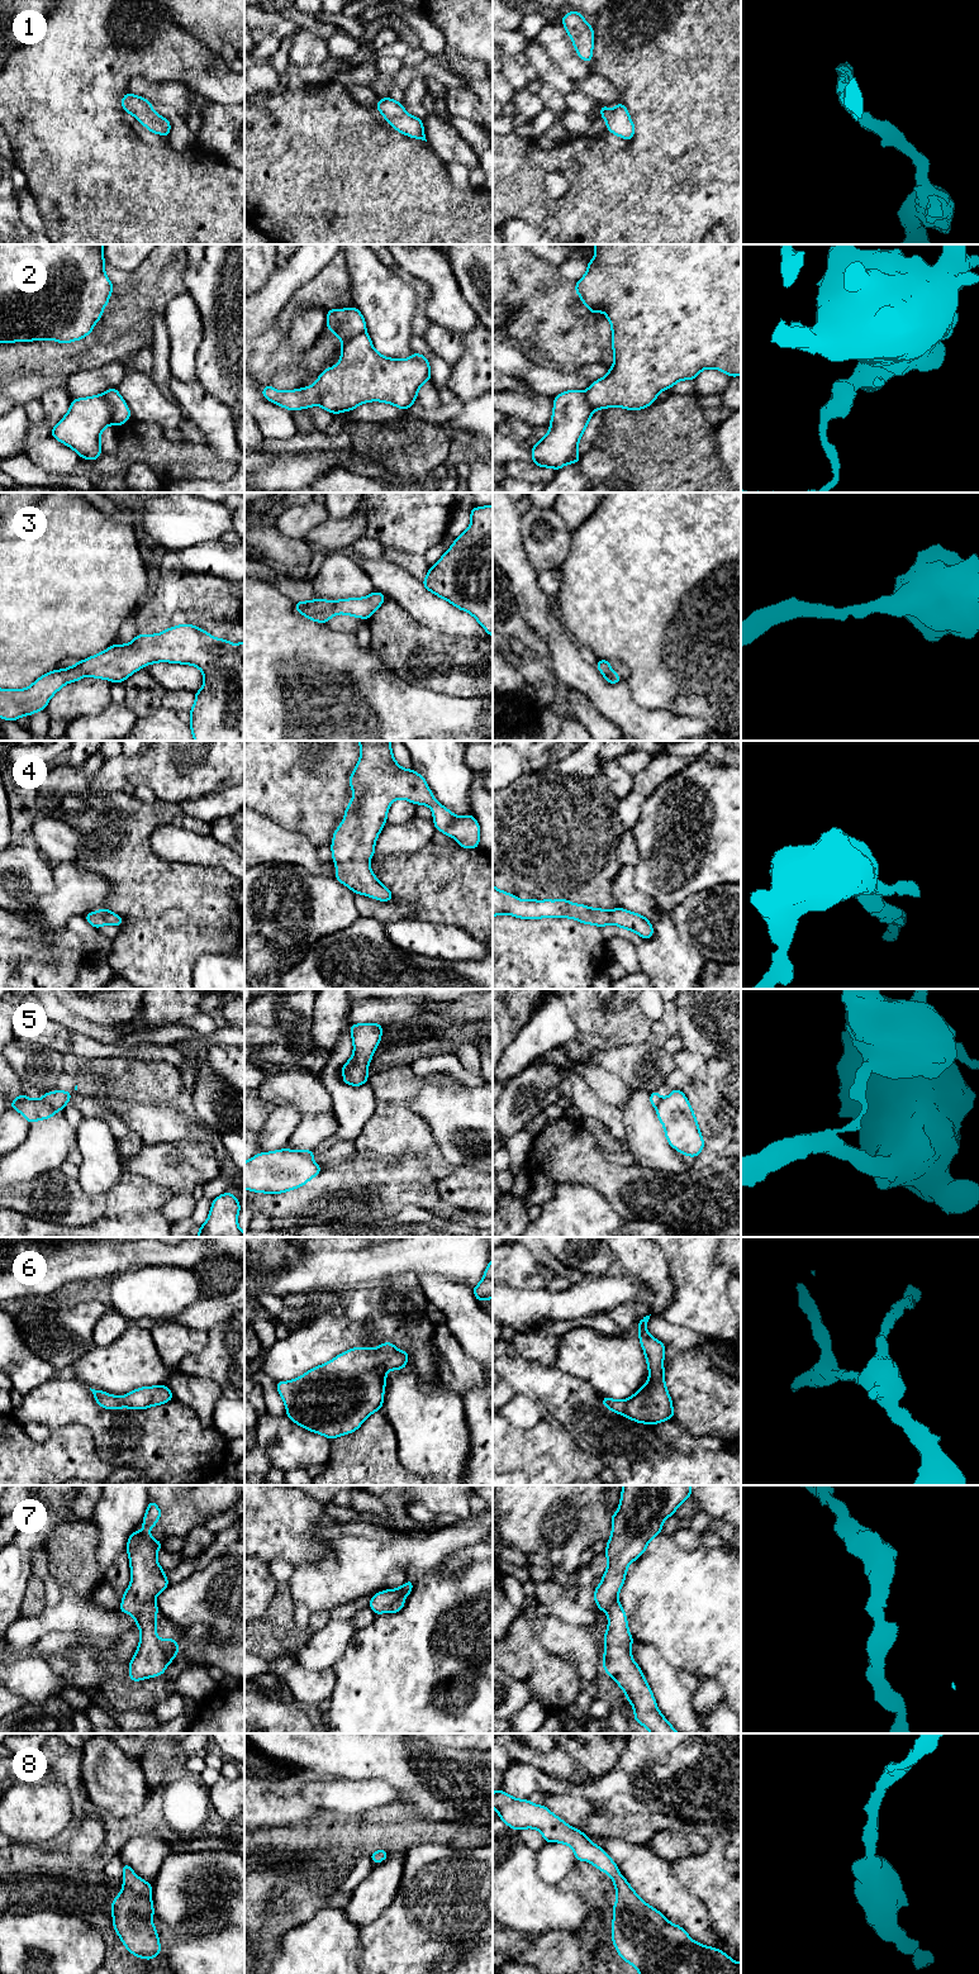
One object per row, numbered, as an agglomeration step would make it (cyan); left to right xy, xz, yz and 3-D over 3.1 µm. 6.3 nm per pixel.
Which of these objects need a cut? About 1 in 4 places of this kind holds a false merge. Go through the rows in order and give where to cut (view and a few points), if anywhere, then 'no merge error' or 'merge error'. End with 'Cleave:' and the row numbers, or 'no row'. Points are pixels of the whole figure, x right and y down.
1: no cut | no merge error
2: xy (103, 394), (110, 407), (113, 423) | merge error
3: no cut | no merge error
4: no cut | no merge error
5: xy (42, 1097), (62, 1108) | merge error
6: no cut | no merge error
7: no cut | no merge error
8: no cut | no merge error
Cleave: 2, 5

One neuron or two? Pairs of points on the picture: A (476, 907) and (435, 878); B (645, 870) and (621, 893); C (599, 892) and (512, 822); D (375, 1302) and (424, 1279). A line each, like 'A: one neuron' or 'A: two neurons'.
A: one neuron
B: two neurons
C: one neuron
D: two neurons

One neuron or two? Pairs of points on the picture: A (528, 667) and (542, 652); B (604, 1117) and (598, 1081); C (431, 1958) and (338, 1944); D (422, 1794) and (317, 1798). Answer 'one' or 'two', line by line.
A: two
B: two
C: two
D: two

